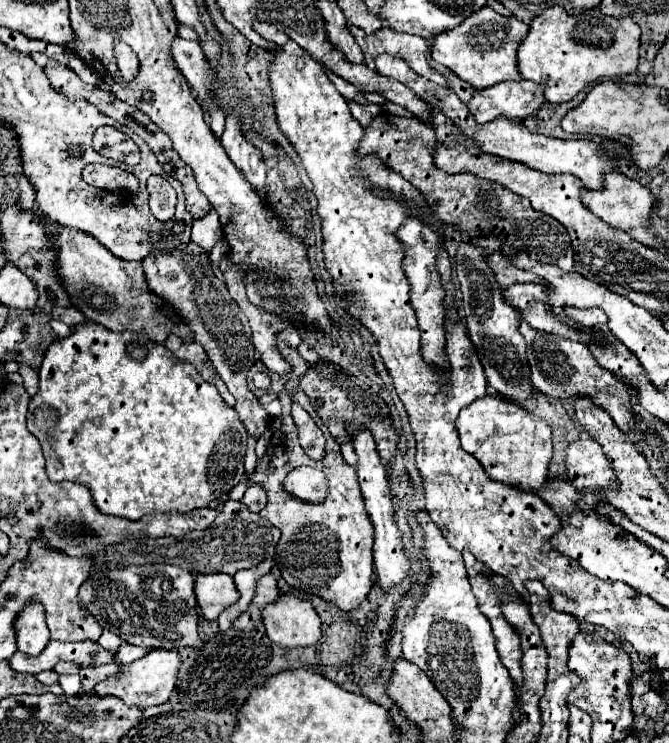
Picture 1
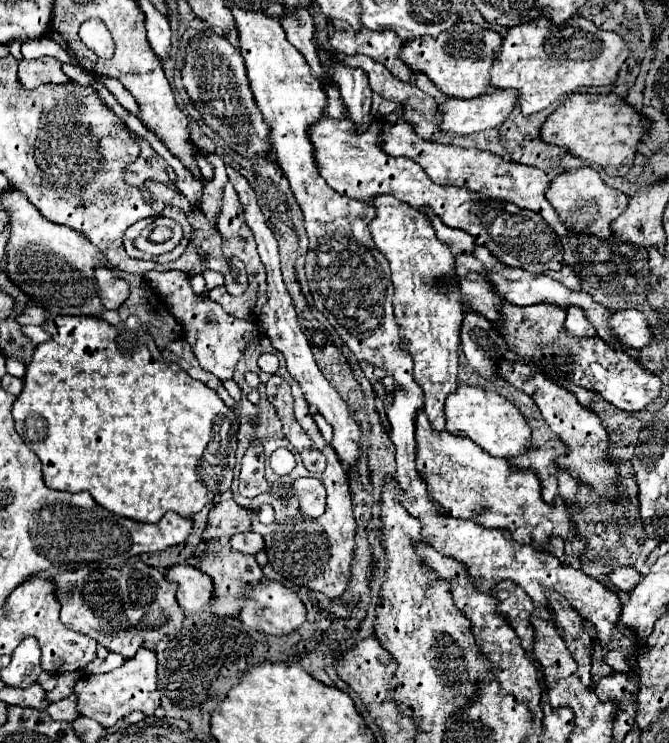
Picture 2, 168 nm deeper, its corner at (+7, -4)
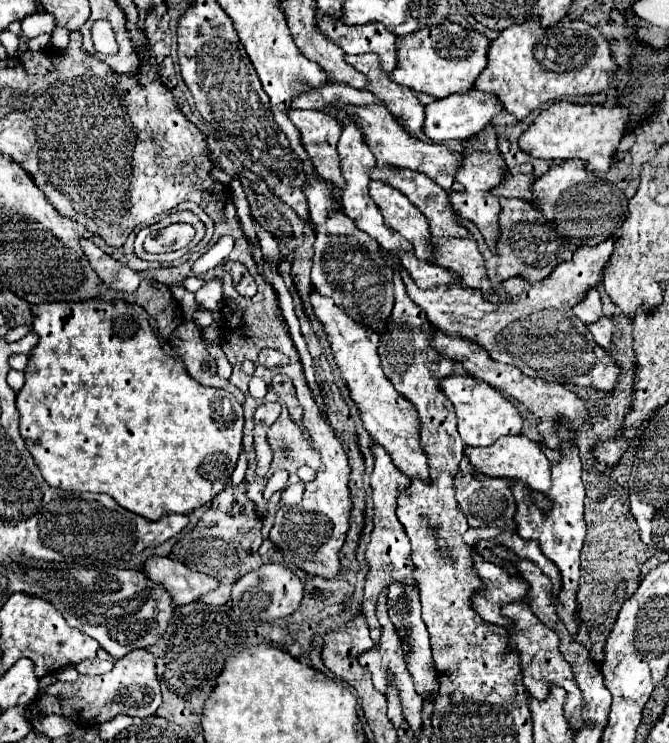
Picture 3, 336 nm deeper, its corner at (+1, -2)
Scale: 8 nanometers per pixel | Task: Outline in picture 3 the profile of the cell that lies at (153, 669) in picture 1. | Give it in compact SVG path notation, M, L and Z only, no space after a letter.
M136 649L130 655L118 659L110 673L96 675L96 677L80 675L72 683L56 681L54 685L40 689L38 697L36 697L36 705L46 715L58 713L58 705L60 705L60 713L64 717L74 719L74 713L76 713L78 717L82 717L94 725L102 725L102 723L114 719L116 715L130 715L130 717L144 719L144 717L156 713L156 709L162 705L160 683L156 679L154 667L156 667L156 661L154 661L152 653L148 649Z

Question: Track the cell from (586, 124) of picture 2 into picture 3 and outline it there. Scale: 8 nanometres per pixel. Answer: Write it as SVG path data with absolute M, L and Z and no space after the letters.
M558 101L542 111L534 123L522 133L518 145L522 151L540 159L582 159L590 171L608 171L614 165L616 149L628 129L626 107L606 105L580 105L570 101Z

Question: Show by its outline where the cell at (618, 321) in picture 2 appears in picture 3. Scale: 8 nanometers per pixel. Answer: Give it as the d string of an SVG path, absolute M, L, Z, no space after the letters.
M600 317L600 321L588 325L590 333L594 335L594 341L604 347L604 349L610 349L610 343L612 343L612 337L614 337L614 323L610 317Z

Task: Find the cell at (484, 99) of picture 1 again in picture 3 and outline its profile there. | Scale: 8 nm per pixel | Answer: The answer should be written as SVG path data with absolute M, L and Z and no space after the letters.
M470 89L468 93L460 93L460 95L448 95L446 99L438 99L430 105L426 105L426 121L424 121L424 133L428 135L428 139L444 143L450 139L468 139L474 137L476 133L480 133L480 129L484 129L498 113L502 111L500 99L494 97L494 93L484 93L478 89Z

